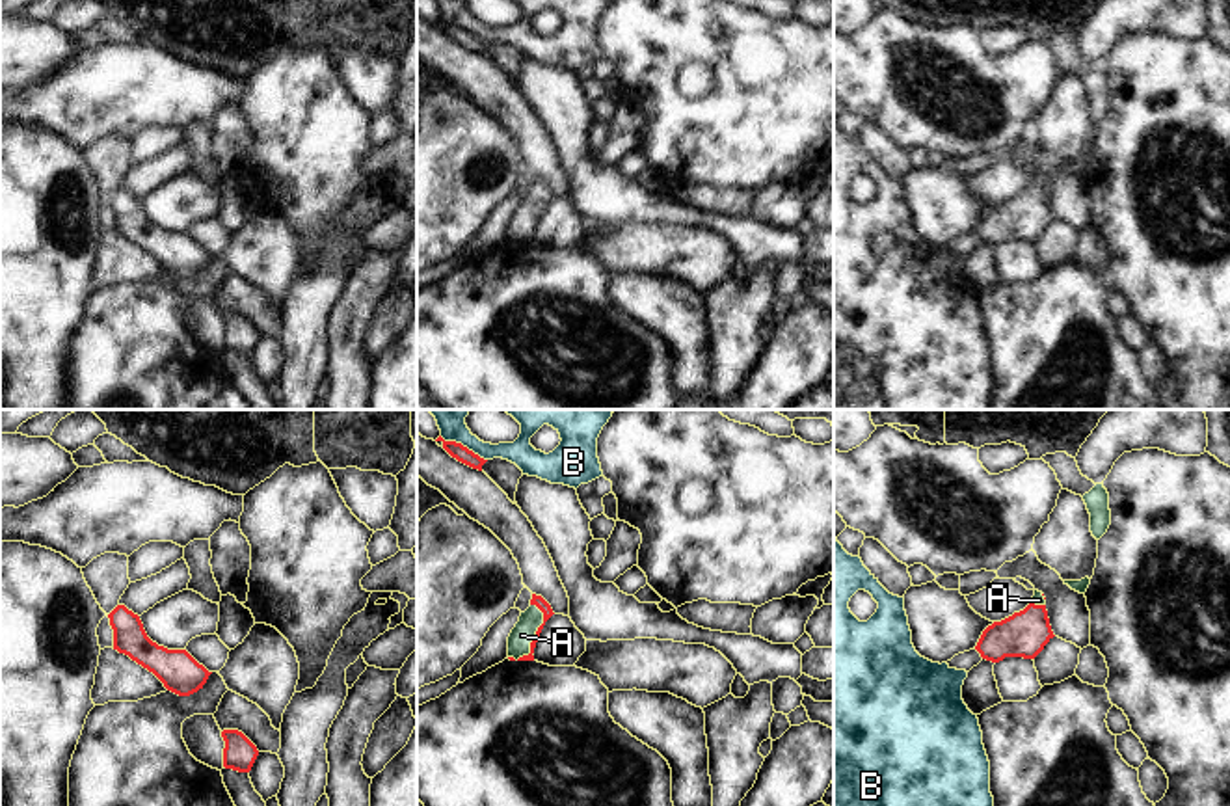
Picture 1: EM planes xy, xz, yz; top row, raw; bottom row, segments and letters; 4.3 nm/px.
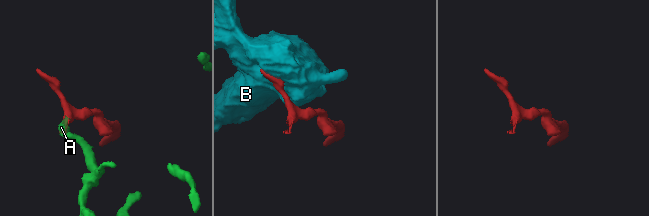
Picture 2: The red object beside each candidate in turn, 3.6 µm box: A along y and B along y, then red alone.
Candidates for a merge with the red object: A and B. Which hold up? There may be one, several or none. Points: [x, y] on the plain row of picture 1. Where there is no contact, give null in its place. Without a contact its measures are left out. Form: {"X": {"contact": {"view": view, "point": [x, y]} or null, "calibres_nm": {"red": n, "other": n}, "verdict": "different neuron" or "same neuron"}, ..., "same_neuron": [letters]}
{"A": {"contact": {"view": "xz", "point": [533, 222]}, "calibres_nm": {"red": 50, "other": 100}, "verdict": "same neuron"}, "B": {"contact": {"view": "xz", "point": [462, 28]}, "calibres_nm": {"red": 70, "other": 110}, "verdict": "different neuron"}, "same_neuron": ["A"]}

